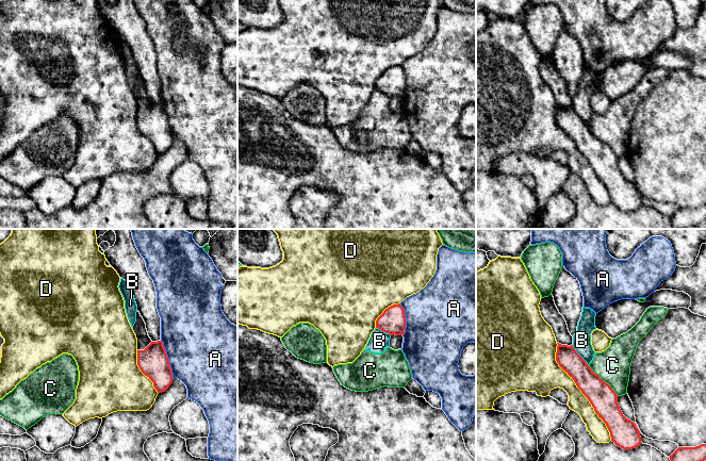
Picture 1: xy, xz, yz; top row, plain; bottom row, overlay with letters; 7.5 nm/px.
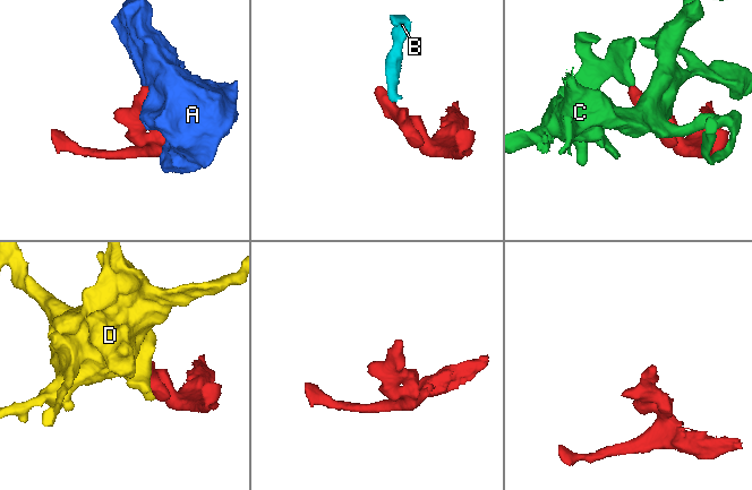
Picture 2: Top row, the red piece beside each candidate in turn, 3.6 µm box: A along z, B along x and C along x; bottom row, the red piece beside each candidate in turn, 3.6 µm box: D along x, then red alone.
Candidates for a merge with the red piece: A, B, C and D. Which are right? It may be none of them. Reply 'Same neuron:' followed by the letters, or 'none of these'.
Same neuron: none of these

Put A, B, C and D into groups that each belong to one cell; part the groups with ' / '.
A / B C / D

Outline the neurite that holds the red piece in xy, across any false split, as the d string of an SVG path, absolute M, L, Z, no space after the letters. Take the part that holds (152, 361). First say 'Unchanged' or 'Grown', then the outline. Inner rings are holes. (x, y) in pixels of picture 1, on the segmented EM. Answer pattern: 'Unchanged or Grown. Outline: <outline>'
Grown. Outline: M112 229L116 234L115 244L104 251L105 259L117 271L120 278L127 281L134 296L137 311L143 317L151 343L144 349L137 350L137 365L141 372L152 382L158 393L165 392L173 382L173 373L166 350L161 341L161 317L157 309L157 291L153 280L150 278L146 262L138 252L131 229Z

